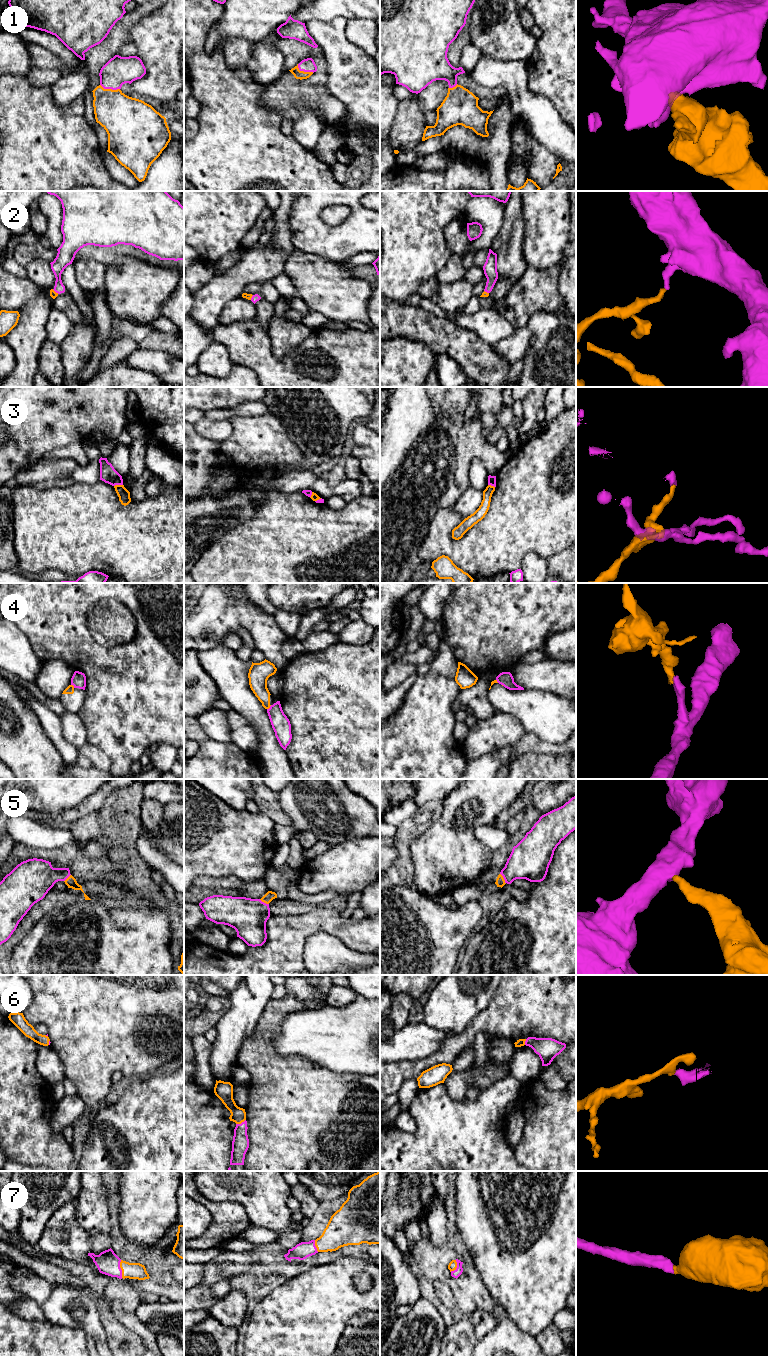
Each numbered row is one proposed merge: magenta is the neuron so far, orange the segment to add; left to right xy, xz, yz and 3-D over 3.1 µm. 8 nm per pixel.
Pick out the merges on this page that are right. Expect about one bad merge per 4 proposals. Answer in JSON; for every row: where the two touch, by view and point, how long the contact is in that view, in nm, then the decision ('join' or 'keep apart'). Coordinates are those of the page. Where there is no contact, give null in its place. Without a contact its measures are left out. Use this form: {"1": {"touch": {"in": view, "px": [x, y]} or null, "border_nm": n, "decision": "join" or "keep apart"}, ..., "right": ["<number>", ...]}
{"1": {"touch": {"in": "xy", "px": [110, 88]}, "border_nm": 170, "decision": "join"}, "2": {"touch": {"in": "xy", "px": [55, 291]}, "border_nm": 70, "decision": "join"}, "3": {"touch": {"in": "xy", "px": [118, 484]}, "border_nm": 70, "decision": "join"}, "4": {"touch": {"in": "xz", "px": [270, 707]}, "border_nm": 50, "decision": "keep apart"}, "5": {"touch": {"in": "yz", "px": [503, 877]}, "border_nm": 100, "decision": "join"}, "6": {"touch": {"in": "xz", "px": [241, 1123]}, "border_nm": 90, "decision": "join"}, "7": {"touch": {"in": "xy", "px": [120, 1269]}, "border_nm": 140, "decision": "join"}, "right": ["1", "2", "3", "5", "6", "7"]}

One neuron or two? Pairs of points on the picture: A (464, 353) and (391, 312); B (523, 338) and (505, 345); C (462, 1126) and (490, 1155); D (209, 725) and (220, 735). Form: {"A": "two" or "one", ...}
{"A": "one", "B": "one", "C": "one", "D": "one"}

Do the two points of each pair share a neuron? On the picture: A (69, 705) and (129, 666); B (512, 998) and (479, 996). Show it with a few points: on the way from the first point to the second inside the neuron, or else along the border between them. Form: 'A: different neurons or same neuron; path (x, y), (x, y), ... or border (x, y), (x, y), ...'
A: different neurons; border (85, 690), (85, 701), (76, 712)
B: different neurons; border (499, 985), (490, 1003), (477, 1015)

